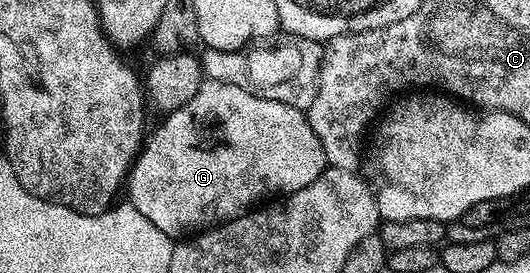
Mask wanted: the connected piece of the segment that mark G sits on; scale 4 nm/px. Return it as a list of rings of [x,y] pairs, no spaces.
[[[206,80],[202,84],[201,90],[195,95],[195,99],[191,99],[191,103],[183,103],[183,107],[179,107],[179,111],[168,114],[162,121],[165,122],[154,131],[153,138],[151,138],[151,133],[148,140],[144,142],[137,160],[133,163],[127,178],[127,193],[129,189],[127,201],[128,204],[135,206],[139,215],[143,215],[143,219],[155,223],[155,227],[159,227],[159,231],[170,235],[181,235],[186,231],[204,231],[212,226],[222,225],[225,221],[242,217],[266,199],[277,199],[282,195],[288,195],[307,187],[307,183],[315,183],[315,179],[319,179],[321,172],[327,168],[323,155],[323,143],[319,143],[319,135],[315,135],[315,131],[311,131],[309,118],[302,110],[291,107],[287,103],[279,103],[275,99],[263,99],[259,95],[251,95],[251,91],[243,91],[243,87],[231,87],[231,83]]]

